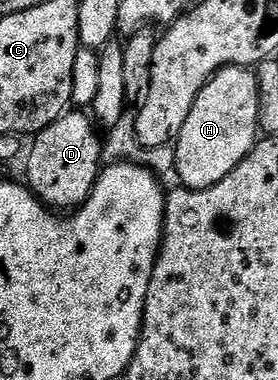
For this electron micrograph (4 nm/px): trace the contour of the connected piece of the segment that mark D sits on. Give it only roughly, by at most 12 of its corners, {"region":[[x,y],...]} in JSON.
{"region":[[65,112],[31,139],[27,185],[71,212],[102,169],[102,138]]}

